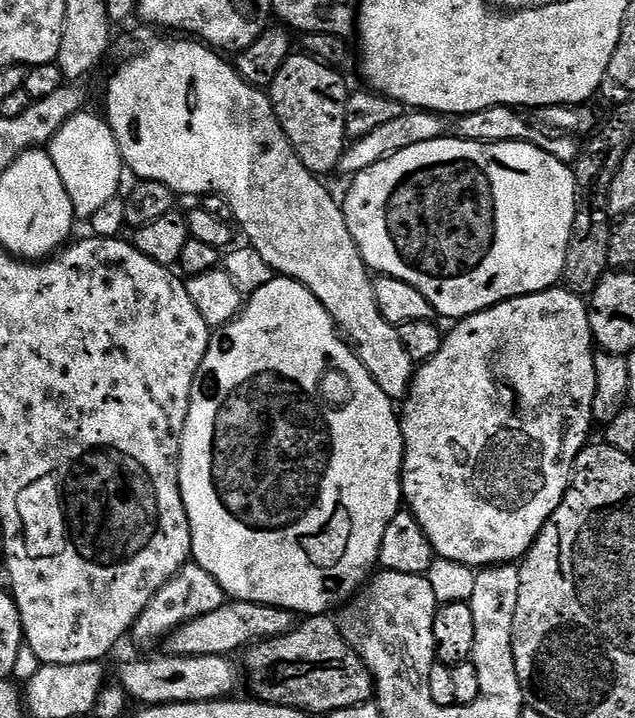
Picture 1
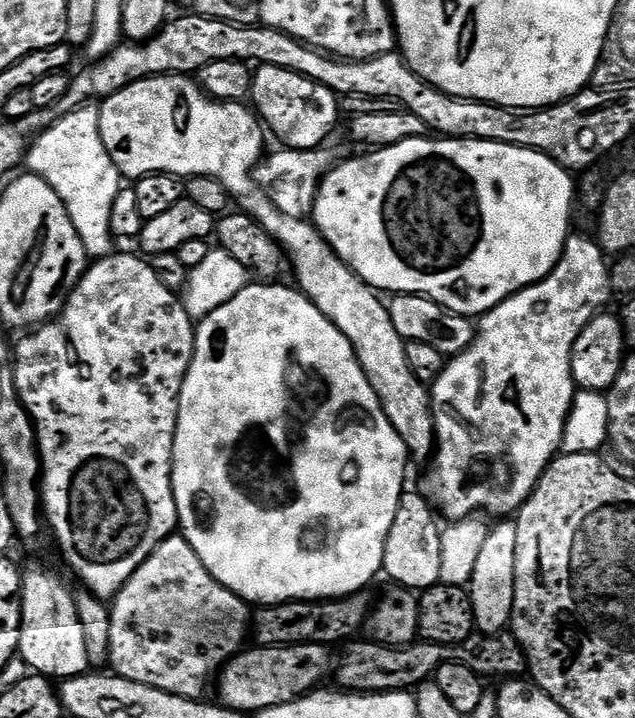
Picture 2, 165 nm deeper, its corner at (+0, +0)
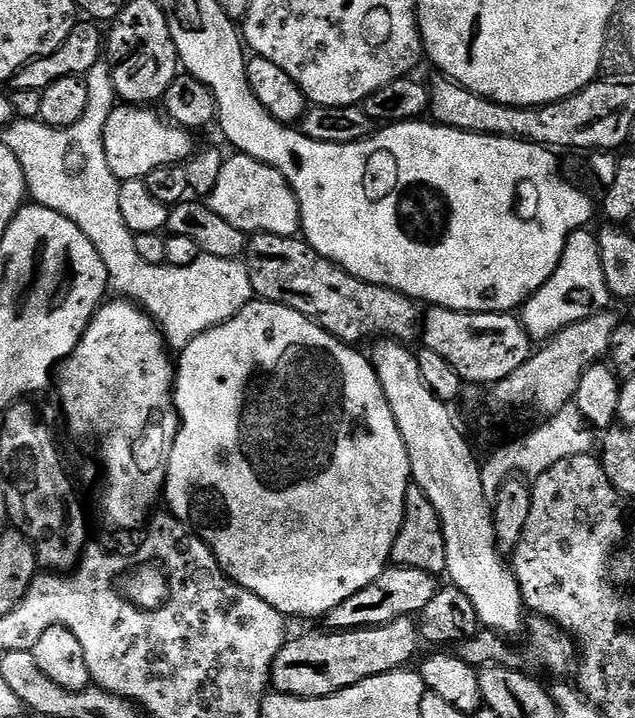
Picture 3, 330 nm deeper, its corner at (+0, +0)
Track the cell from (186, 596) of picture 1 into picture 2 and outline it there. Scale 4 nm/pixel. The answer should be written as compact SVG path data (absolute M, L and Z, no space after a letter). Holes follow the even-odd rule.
M180 534L169 536L168 539L156 547L154 554L150 554L150 558L145 564L116 593L114 599L111 601L110 611L112 614L112 621L110 622L110 638L112 641L108 647L108 656L110 657L110 661L112 660L111 671L115 675L126 678L130 682L142 682L142 686L154 686L158 690L166 690L175 696L185 696L187 700L200 700L203 697L203 692L208 688L208 684L204 680L210 679L212 675L213 679L228 661L235 658L235 656L239 656L245 647L244 639L249 639L250 636L249 601L243 600L241 596L234 594L230 590L226 590L226 586L218 583L206 570L206 566L202 566L202 558L198 558L198 554L194 554L190 542L186 542L183 535Z

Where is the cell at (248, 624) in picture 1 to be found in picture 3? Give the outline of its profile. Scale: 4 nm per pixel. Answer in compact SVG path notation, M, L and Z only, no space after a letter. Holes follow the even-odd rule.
M389 566L370 586L358 590L358 594L350 594L346 602L334 606L326 617L327 627L333 632L349 632L355 628L373 628L394 622L403 616L419 617L422 610L434 598L438 587L437 577L426 574L426 570L410 570Z

